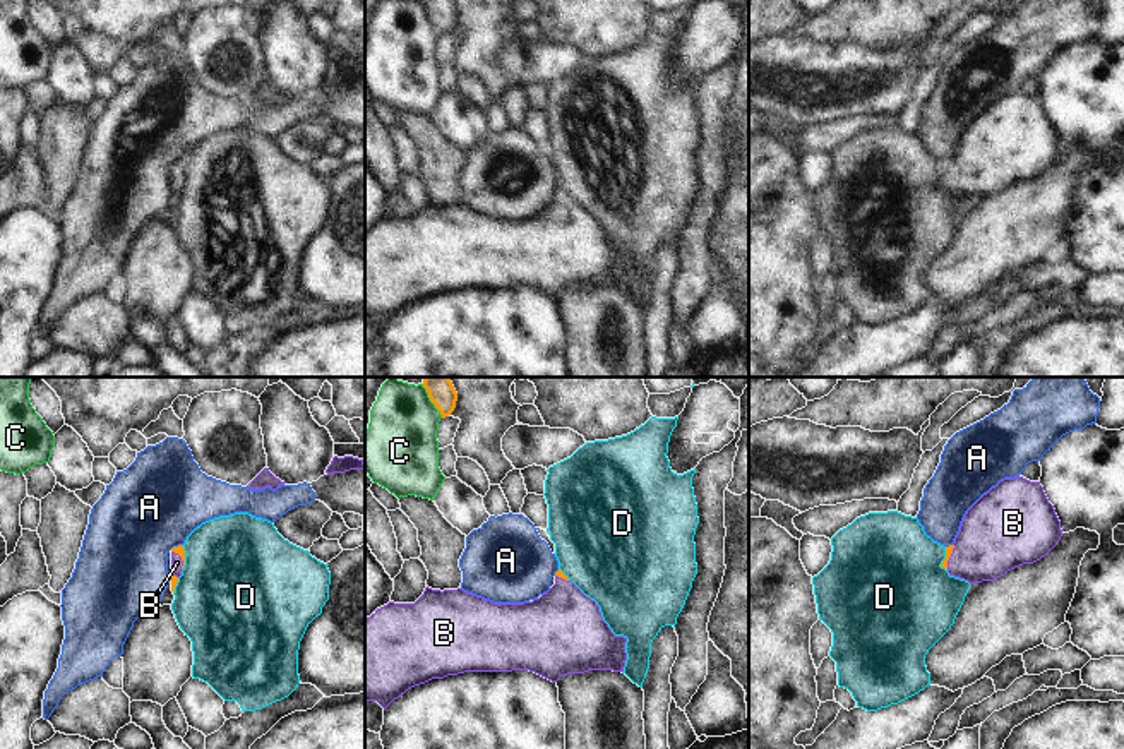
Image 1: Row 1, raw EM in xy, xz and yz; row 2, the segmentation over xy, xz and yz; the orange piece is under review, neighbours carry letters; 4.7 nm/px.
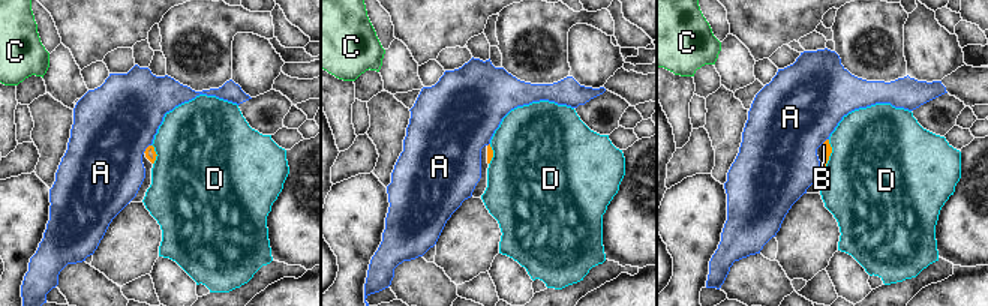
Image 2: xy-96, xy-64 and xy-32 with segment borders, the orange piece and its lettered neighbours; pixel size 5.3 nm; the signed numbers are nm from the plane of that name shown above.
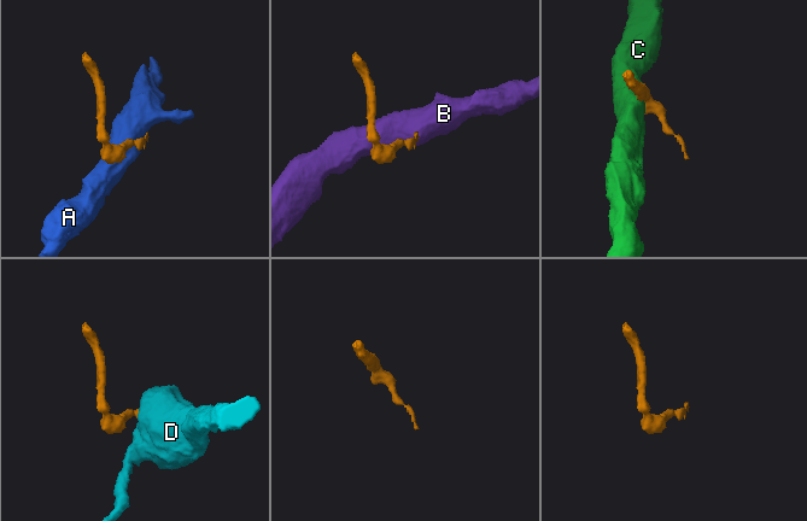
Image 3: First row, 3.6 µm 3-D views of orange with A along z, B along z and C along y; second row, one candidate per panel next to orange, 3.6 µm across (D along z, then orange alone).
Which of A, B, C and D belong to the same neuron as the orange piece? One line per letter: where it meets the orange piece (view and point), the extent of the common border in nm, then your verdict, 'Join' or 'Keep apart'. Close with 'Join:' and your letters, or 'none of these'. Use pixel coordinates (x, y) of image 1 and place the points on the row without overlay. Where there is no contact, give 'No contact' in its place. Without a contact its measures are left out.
A: Touches orange at xy (175, 163). Shared border 70 nm. Keep apart
B: Touches orange at yz (950, 172). Shared border 120 nm. Join
C: Touches orange at xz (430, 16). Shared border 190 nm. Keep apart
D: Touches orange at yz (944, 175). Shared border 110 nm. Keep apart
Join: B

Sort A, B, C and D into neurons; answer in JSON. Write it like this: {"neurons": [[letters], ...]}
{"neurons": [["A"], ["B"], ["C"], ["D"]]}

